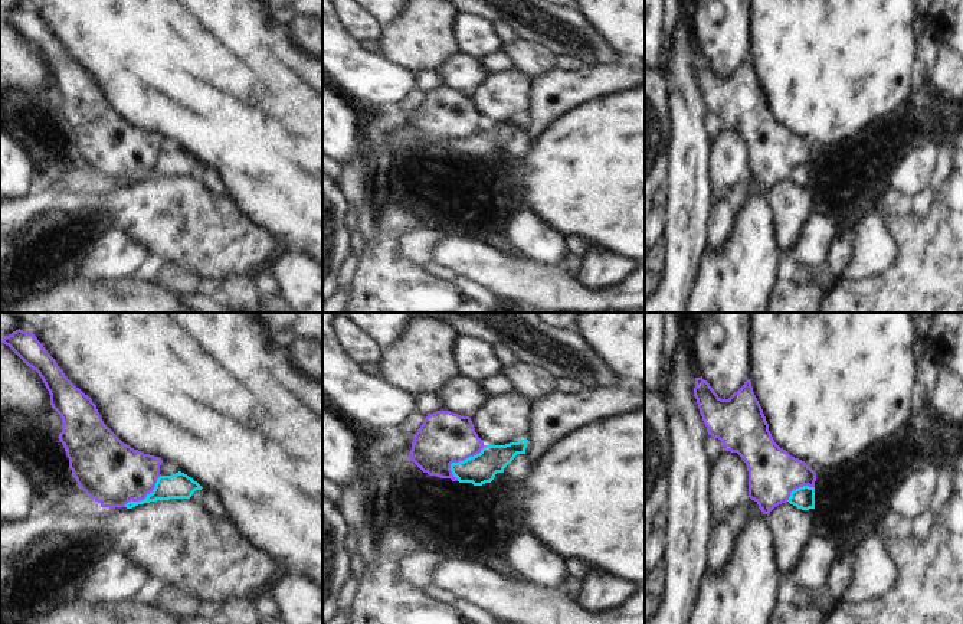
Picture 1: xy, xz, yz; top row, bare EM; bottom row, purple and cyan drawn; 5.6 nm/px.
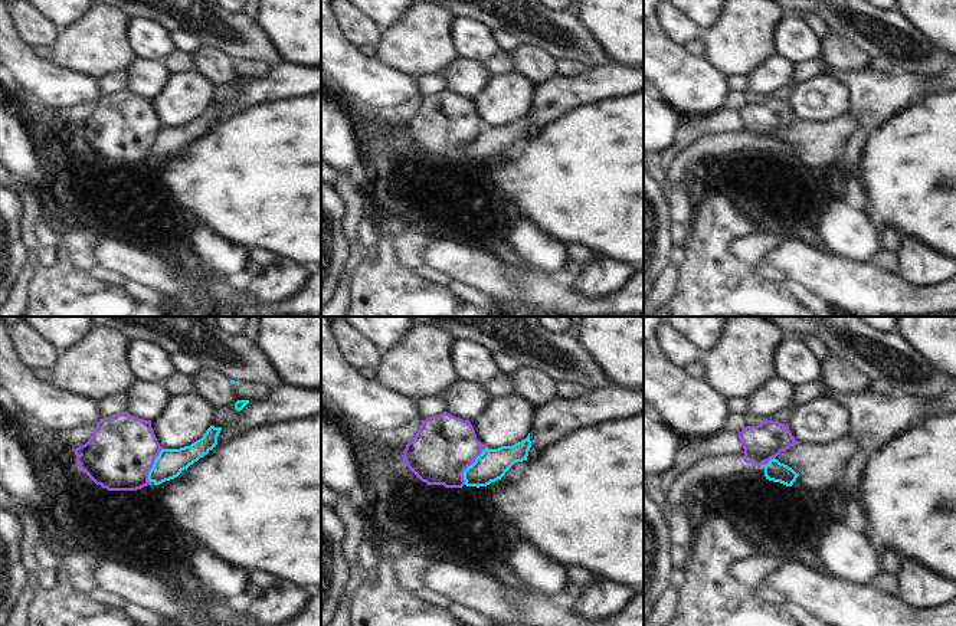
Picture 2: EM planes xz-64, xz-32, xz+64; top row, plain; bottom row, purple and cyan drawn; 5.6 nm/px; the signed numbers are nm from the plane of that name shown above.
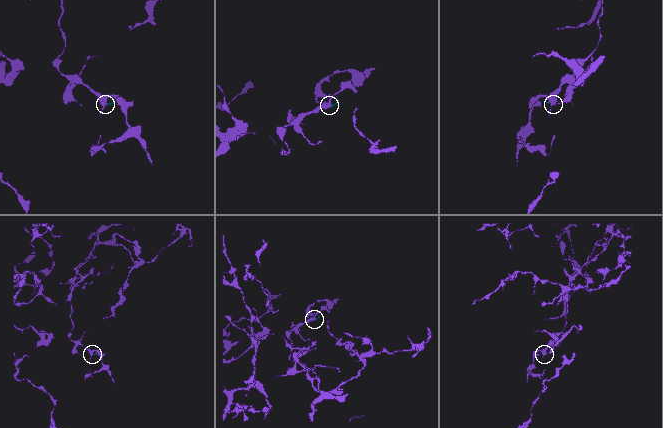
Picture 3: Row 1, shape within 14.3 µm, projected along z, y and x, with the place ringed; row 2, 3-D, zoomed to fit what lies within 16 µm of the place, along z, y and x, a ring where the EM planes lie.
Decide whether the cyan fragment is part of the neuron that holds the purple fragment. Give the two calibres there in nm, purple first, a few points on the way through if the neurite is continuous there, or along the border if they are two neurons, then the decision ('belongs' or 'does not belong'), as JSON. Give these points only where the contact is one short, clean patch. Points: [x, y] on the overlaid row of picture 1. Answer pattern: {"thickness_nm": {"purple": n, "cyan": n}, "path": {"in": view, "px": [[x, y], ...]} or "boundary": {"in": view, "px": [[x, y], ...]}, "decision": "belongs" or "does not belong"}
{"thickness_nm": {"purple": 280, "cyan": 170}, "boundary": {"in": "xz", "px": [[485, 446], [478, 453], [451, 464], [451, 473], [457, 480]]}, "decision": "does not belong"}

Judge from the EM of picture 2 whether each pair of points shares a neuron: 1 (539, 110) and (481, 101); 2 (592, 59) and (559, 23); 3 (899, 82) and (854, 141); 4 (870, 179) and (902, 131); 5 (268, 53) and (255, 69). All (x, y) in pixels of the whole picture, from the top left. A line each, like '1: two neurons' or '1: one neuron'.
1: two neurons
2: one neuron
3: one neuron
4: one neuron
5: two neurons

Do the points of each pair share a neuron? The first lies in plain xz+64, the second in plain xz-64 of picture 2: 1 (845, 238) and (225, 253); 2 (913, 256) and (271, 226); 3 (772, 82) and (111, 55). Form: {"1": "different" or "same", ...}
{"1": "same", "2": "different", "3": "different"}

